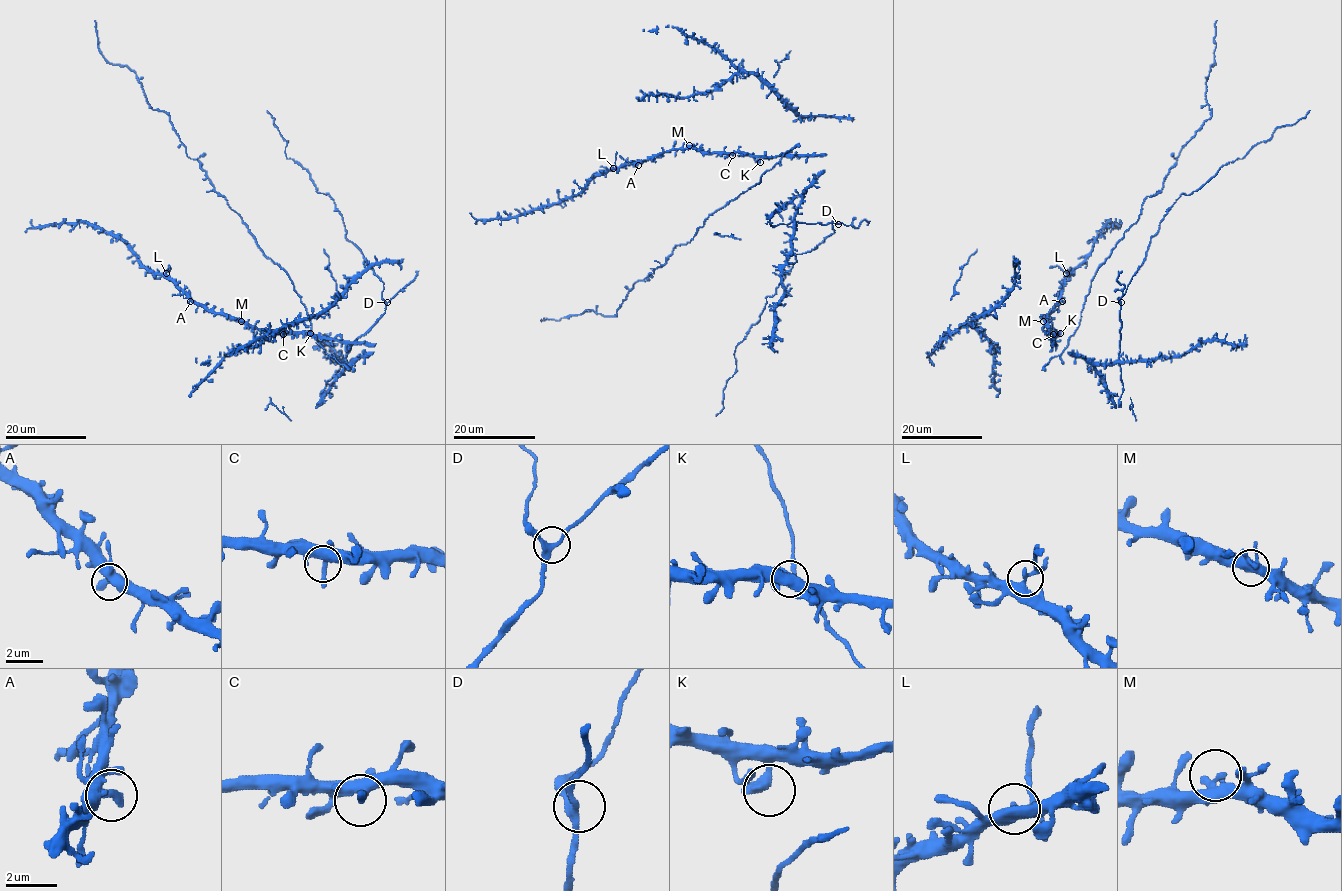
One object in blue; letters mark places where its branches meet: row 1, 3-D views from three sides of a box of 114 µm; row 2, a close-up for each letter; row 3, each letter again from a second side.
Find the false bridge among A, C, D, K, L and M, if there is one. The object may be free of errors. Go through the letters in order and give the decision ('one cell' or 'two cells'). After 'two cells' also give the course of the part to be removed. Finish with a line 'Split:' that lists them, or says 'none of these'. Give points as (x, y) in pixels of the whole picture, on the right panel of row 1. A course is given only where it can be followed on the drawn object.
A: one cell
C: one cell
D: one cell
K: one cell
L: two cells; course (1065, 273), (1057, 266), (1049, 268)
M: one cell
Split: L

